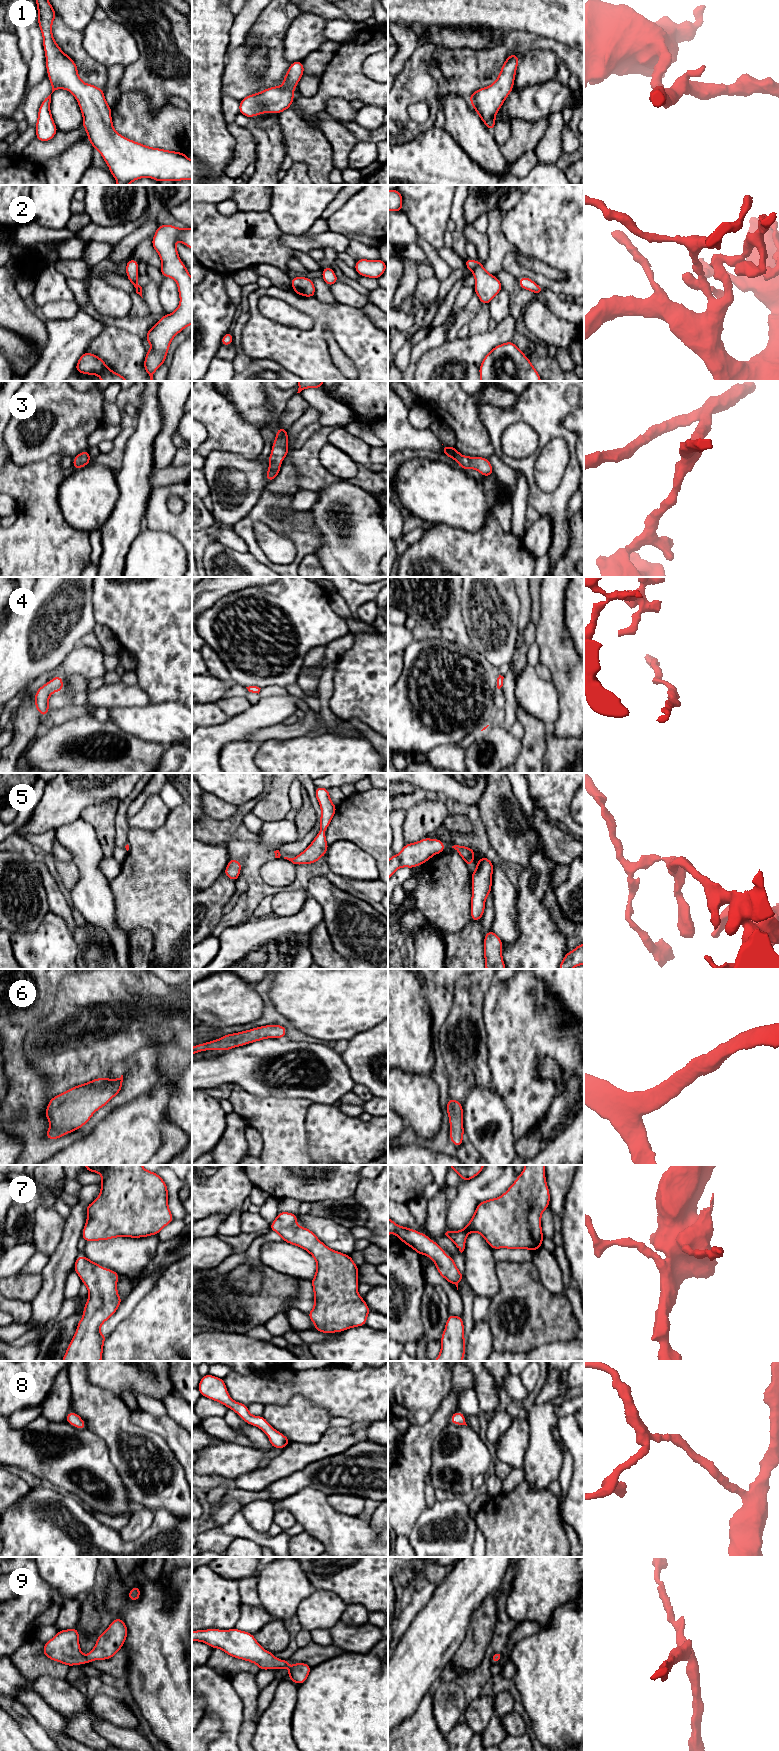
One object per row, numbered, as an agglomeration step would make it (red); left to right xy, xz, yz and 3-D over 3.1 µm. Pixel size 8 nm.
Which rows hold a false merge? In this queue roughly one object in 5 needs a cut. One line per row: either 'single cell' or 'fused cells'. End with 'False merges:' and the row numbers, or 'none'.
1: single cell
2: single cell
3: single cell
4: single cell
5: single cell
6: single cell
7: single cell
8: single cell
9: single cell
False merges: none

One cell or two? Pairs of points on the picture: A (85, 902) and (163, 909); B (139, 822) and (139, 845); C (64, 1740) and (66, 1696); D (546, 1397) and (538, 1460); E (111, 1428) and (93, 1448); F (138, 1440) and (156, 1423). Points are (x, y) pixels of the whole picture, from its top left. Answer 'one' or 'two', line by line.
A: two
B: two
C: one
D: one
E: two
F: two

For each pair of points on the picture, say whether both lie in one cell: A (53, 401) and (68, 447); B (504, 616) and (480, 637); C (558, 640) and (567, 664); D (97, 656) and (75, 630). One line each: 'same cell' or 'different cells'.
A: same cell
B: same cell
C: same cell
D: different cells

